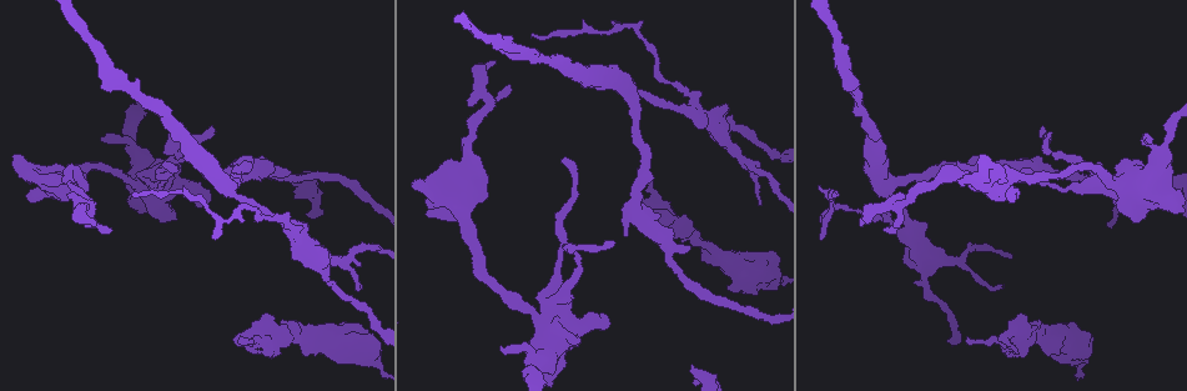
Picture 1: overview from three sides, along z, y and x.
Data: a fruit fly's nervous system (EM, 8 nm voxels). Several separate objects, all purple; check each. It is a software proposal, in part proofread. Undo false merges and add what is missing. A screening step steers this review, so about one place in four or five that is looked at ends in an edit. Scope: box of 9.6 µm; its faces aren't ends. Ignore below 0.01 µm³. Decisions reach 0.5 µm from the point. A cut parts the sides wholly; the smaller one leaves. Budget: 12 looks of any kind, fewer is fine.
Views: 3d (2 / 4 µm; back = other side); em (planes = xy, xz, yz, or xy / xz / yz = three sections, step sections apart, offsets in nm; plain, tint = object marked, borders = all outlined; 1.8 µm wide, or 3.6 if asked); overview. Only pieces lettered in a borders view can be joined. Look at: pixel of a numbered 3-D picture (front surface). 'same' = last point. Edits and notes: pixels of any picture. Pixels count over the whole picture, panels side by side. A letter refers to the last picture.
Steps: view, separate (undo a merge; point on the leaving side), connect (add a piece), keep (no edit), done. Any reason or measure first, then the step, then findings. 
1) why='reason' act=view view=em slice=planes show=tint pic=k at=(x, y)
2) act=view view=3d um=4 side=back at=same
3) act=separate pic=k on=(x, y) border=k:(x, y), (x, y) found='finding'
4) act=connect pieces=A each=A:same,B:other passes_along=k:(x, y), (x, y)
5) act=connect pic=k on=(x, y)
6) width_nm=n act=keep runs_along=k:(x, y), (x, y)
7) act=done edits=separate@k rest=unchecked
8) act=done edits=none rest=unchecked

why='sudden change in width' act=view view=3d um=2 pic=1 at=(905, 231)

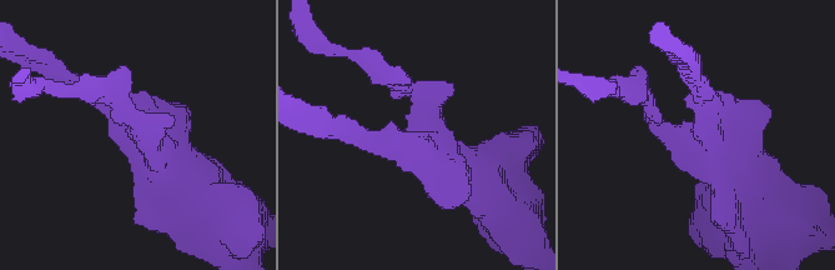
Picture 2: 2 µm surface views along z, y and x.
why='shape alone is not enough' act=view view=em slice=planes show=tint pic=2 at=(705, 130)

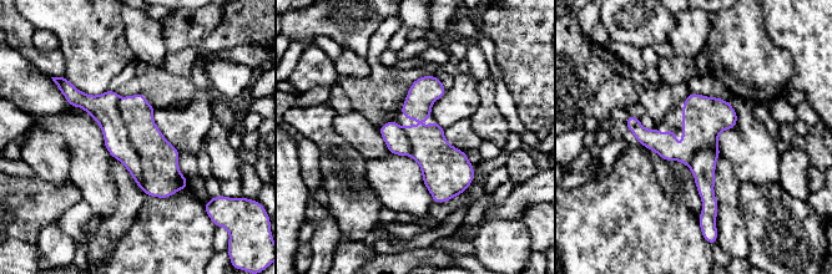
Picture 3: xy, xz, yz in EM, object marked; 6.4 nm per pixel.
why='what lies round it' act=view view=em slice=planes show=borders at=same

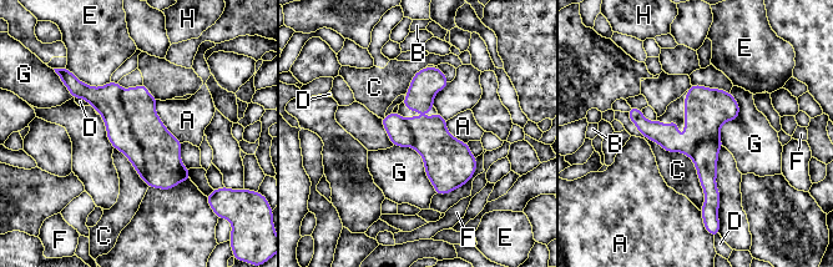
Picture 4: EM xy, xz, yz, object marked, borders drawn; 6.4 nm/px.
act=separate pic=4 on=(117, 125) each=A:other,B:other,C:other,D:other,E:other,F:other,G:other,H:other border=4:(121, 100), (141, 150), (146, 181) found='a second cell is stuck on'

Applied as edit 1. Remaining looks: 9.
why='thick turns thin' act=view view=3d um=4 pic=1 at=(257, 336)

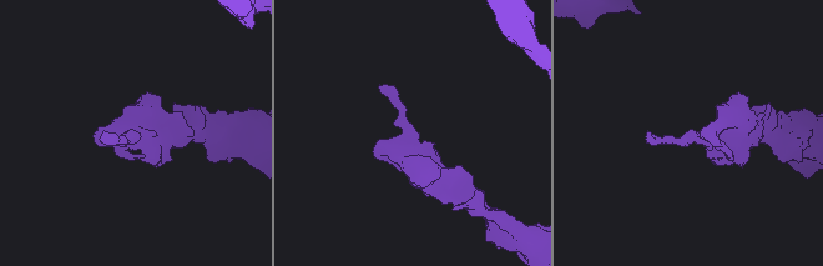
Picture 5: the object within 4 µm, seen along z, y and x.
act=view view=em slice=planes show=plain pic=5 at=(703, 136)

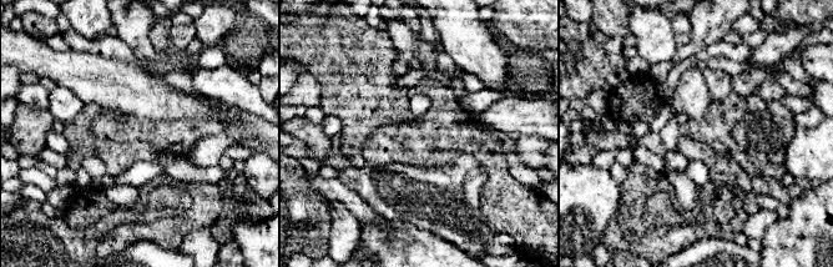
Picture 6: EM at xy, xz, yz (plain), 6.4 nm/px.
why='see the neighbours' act=view view=em slice=planes show=borders at=same

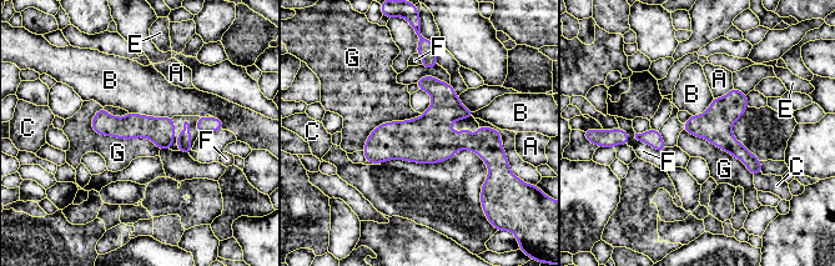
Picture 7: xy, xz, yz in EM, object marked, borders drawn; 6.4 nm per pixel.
width_nm=180 act=keep each=A:other,B:other,C:other,E:other,F:other,G:other border=7:(90, 119), (100, 135), (160, 149) found='continuous, no second cell'

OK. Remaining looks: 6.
why='thick turns thin' act=view view=3d um=2 pic=1 at=(344, 260)

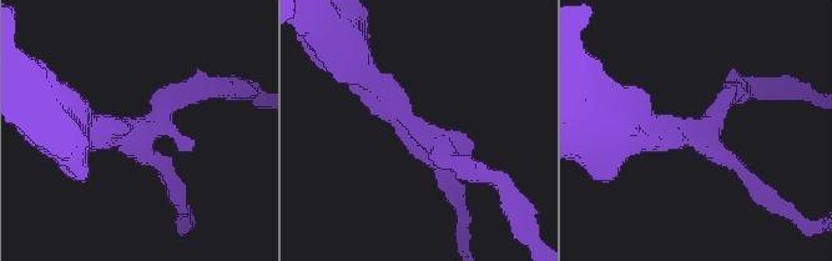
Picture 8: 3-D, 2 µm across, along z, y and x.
act=view view=em slice=xy step=16 show=tint pic=8 at=(135, 132)

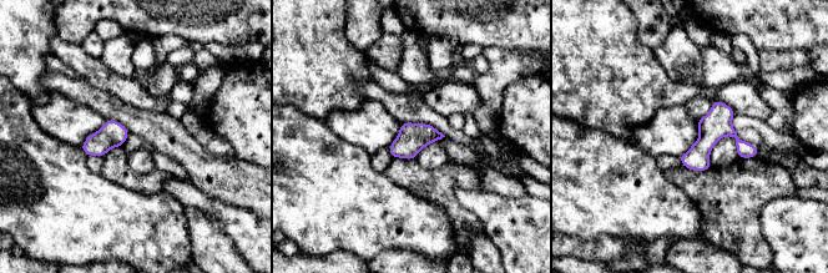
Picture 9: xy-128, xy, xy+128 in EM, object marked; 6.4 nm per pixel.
act=view view=em slice=planes show=borders at=same

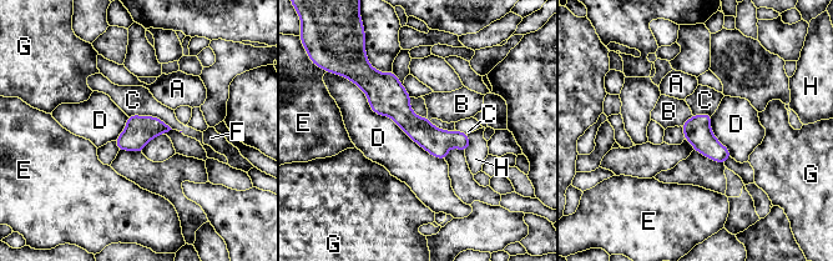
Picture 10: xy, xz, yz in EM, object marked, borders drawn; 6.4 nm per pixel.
longest_contact=D:800nm act=keep each=A:other,B:other,C:other,D:other,E:other,F:other,G:other,H:other runs_along=10:(370, 73), (424, 134), (465, 145) found='one cell here'

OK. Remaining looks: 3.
why='an open end' act=view view=3d um=2 pic=1 at=(693, 366)

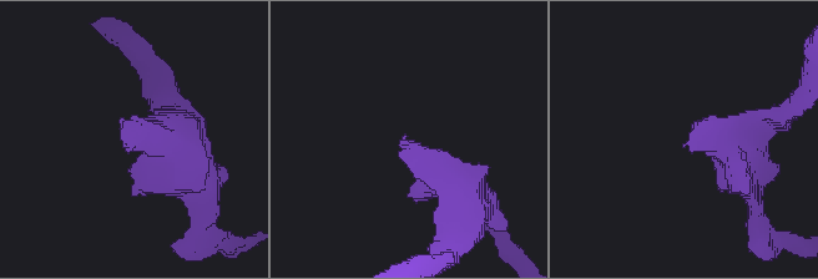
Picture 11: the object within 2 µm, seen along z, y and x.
act=view view=em slice=planes show=borders pic=11 at=(126, 148)

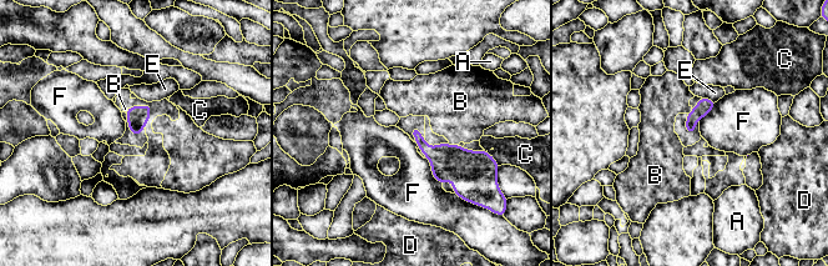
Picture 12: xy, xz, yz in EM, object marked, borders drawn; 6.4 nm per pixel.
act=connect pieces=B each=A:other,B:same,C:other,D:other,E:other,F:other found='it goes on there'

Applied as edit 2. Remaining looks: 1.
act=view view=em slice=planes show=borders pic=1 at=(532, 35)

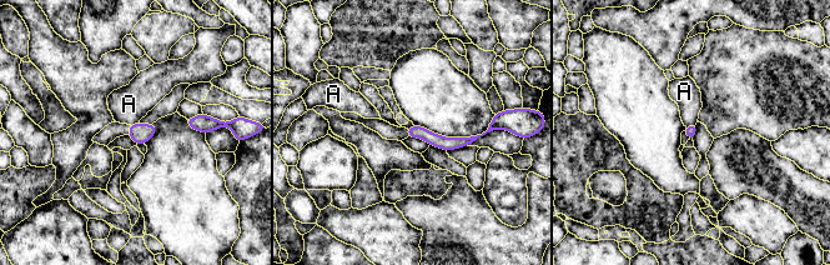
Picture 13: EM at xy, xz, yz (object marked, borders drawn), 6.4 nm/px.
act=keep each=A:other runs_along=13:(410, 131), (443, 143), (468, 140) found='no lettered piece goes on from it'

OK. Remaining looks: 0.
act=done edits=separate@4,connect@12 rest=unchecked

